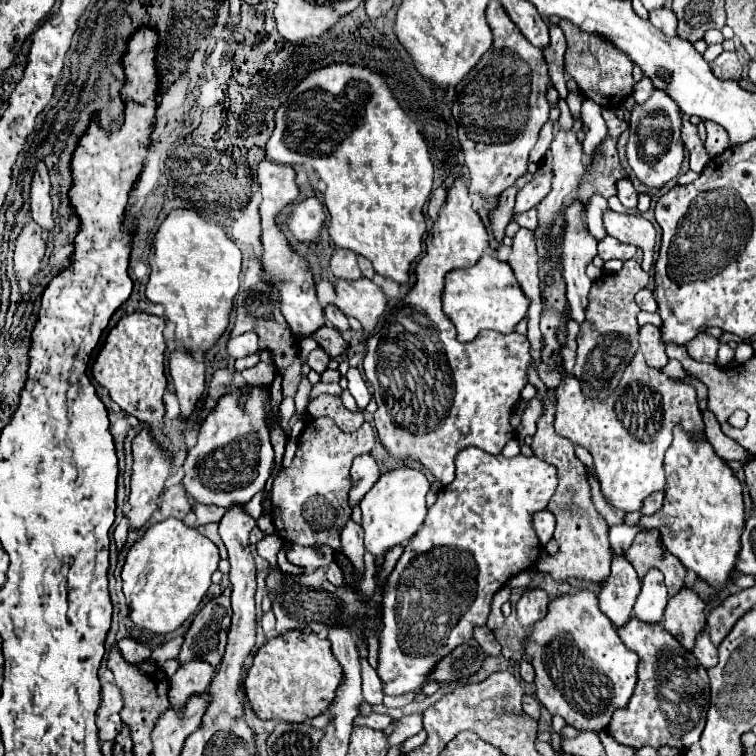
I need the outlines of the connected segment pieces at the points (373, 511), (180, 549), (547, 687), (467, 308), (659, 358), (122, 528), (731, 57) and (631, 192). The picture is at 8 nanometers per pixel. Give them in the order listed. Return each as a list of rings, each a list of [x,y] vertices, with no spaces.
[[[398,466],[394,470],[384,472],[378,482],[368,490],[362,498],[362,528],[364,528],[364,546],[374,554],[380,556],[396,544],[408,542],[424,522],[426,516],[426,494],[430,490],[428,478],[412,468],[412,466]]]
[[[166,518],[164,522],[158,522],[150,526],[140,540],[134,542],[134,546],[128,550],[126,564],[122,568],[122,590],[126,596],[126,602],[130,606],[130,620],[138,626],[148,630],[150,634],[170,634],[176,628],[182,626],[186,618],[190,618],[198,604],[202,602],[206,590],[210,588],[210,576],[218,570],[220,554],[214,542],[210,542],[206,536],[202,536],[196,528],[188,528],[184,522],[176,518]]]
[[[590,590],[560,594],[550,600],[546,618],[532,626],[522,650],[536,670],[538,700],[552,716],[562,716],[578,730],[604,730],[612,712],[626,706],[634,692],[638,656],[622,644],[612,622],[598,610],[598,598]]]
[[[482,256],[468,270],[452,270],[446,276],[442,292],[442,310],[458,330],[458,342],[472,342],[484,328],[510,334],[514,326],[528,312],[528,298],[520,290],[508,262],[500,262],[494,256]]]
[[[652,324],[640,326],[640,350],[642,350],[648,366],[652,366],[652,368],[666,366],[668,358],[664,352],[664,344],[660,340],[660,328],[656,328]]]
[[[122,518],[120,524],[118,524],[116,530],[114,530],[114,540],[116,540],[116,546],[118,546],[118,548],[124,546],[126,534],[128,534],[128,518]]]
[[[722,52],[716,60],[710,62],[710,68],[722,80],[740,80],[742,78],[742,64],[738,62],[734,52]]]
[[[622,178],[620,182],[616,182],[616,188],[618,188],[618,198],[624,204],[624,208],[636,208],[638,194],[636,194],[632,182],[628,178]]]

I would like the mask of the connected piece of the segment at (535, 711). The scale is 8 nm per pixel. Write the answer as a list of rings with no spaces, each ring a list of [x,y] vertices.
[[[524,696],[524,698],[522,698],[522,708],[524,708],[524,712],[526,712],[528,716],[532,716],[534,720],[540,718],[540,704],[538,704],[536,698]]]

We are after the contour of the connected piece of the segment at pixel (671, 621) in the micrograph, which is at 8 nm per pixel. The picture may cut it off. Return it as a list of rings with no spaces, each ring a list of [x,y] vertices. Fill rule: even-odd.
[[[680,590],[680,594],[668,598],[668,606],[664,610],[662,626],[674,634],[674,638],[688,650],[694,648],[694,638],[706,626],[704,602],[694,590]]]

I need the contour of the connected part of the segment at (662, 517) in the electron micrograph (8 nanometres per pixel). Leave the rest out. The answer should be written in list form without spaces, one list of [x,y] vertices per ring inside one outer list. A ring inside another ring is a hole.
[[[682,426],[674,430],[674,442],[666,450],[666,496],[664,506],[640,520],[640,526],[660,530],[662,544],[680,558],[680,562],[702,576],[716,590],[726,586],[740,550],[744,526],[742,484],[728,464],[714,452],[704,432],[686,434]]]

